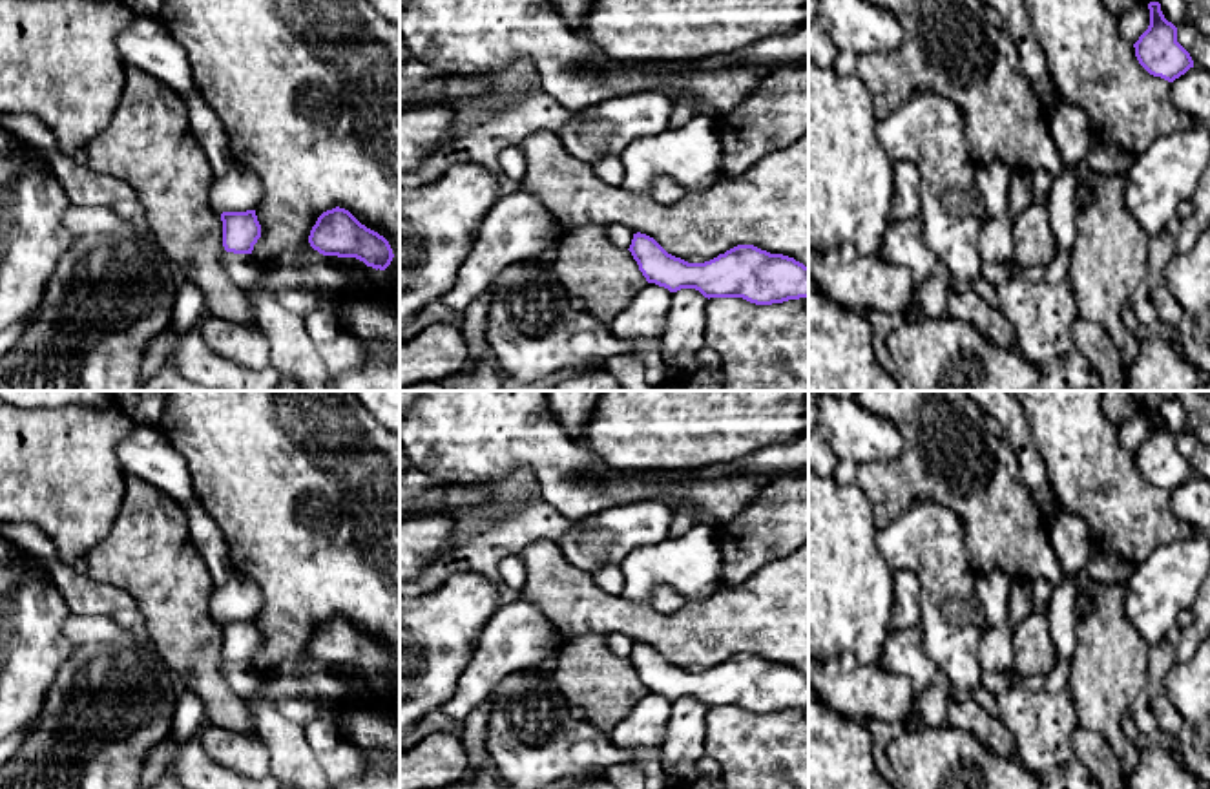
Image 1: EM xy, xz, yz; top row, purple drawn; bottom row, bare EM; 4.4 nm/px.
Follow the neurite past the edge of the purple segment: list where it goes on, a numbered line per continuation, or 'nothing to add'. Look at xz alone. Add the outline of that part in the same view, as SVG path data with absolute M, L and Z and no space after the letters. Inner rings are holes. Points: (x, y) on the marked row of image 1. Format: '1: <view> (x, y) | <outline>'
nothing to add

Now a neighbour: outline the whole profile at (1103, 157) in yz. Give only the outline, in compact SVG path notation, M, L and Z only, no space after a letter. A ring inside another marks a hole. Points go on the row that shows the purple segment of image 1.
M1093 141L1088 153L1088 166L1099 174L1126 174L1133 164L1135 155L1119 146Z

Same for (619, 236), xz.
M613 223L606 226L608 241L617 248L630 248L633 232L624 225Z

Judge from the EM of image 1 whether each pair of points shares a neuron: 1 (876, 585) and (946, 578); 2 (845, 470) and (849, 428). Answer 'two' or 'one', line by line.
1: two
2: two

